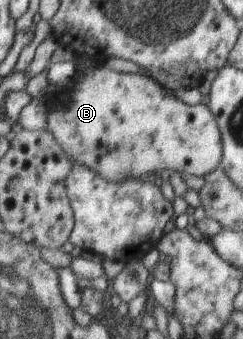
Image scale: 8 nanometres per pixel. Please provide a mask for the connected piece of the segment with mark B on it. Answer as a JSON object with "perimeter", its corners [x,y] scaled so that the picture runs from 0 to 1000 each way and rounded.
{"perimeter":[[[403,192],[379,201],[374,209],[362,209],[354,221],[337,221],[337,227],[317,221],[305,239],[280,245],[259,265],[263,268],[247,268],[247,274],[230,274],[230,280],[189,268],[177,286],[189,304],[198,304],[198,322],[206,322],[206,339],[198,339],[198,357],[189,357],[189,386],[214,392],[222,410],[230,410],[230,422],[239,422],[247,440],[263,445],[272,469],[284,469],[296,481],[329,481],[329,487],[346,487],[346,493],[395,504],[412,522],[428,522],[428,528],[453,534],[453,540],[469,540],[469,534],[510,534],[510,528],[584,528],[597,516],[621,516],[630,522],[642,510],[667,516],[667,504],[679,501],[691,501],[695,510],[724,510],[724,504],[733,504],[741,516],[757,507],[807,522],[848,522],[856,510],[872,510],[872,504],[889,504],[889,499],[905,496],[914,475],[914,398],[905,398],[905,378],[860,313],[831,307],[831,301],[807,310],[774,310],[737,295],[716,277],[679,283],[675,257],[626,224],[609,227],[609,221],[580,215],[502,215]]]}

